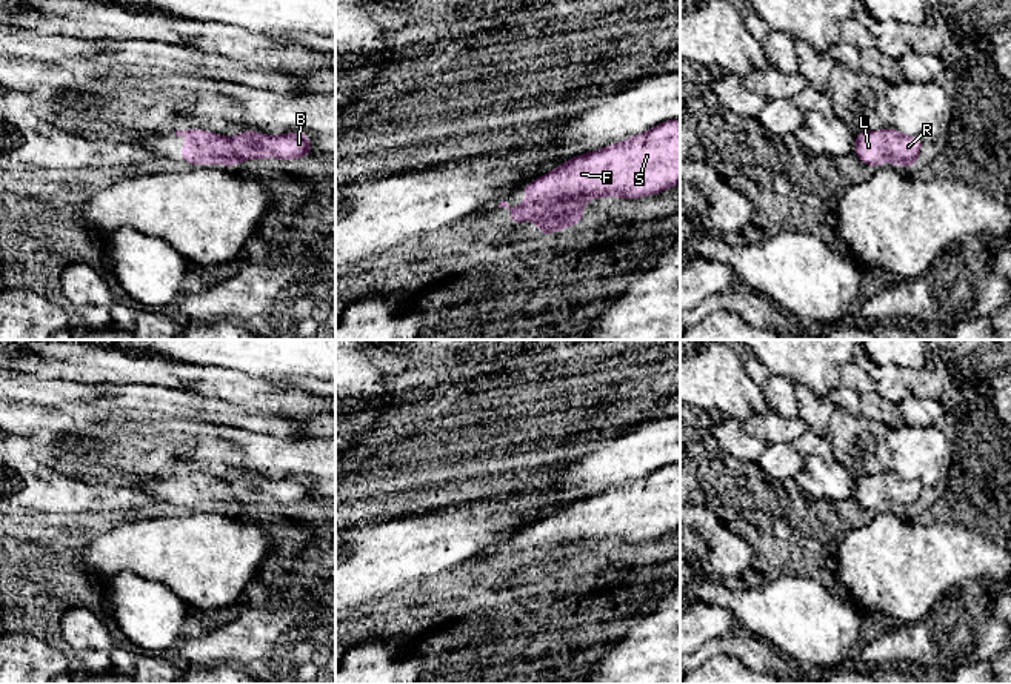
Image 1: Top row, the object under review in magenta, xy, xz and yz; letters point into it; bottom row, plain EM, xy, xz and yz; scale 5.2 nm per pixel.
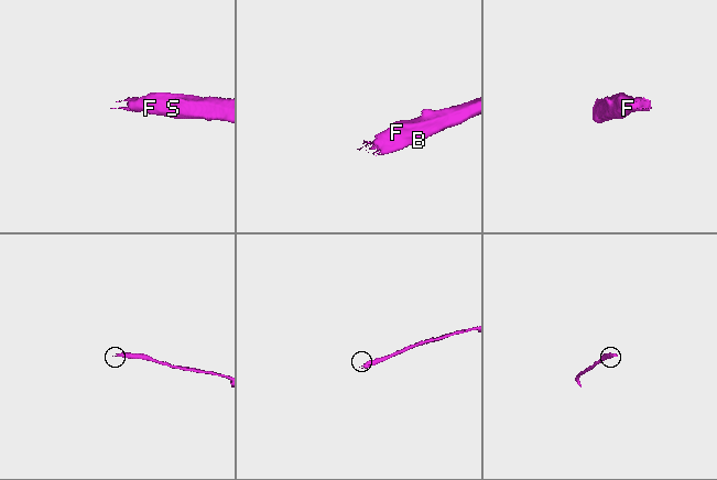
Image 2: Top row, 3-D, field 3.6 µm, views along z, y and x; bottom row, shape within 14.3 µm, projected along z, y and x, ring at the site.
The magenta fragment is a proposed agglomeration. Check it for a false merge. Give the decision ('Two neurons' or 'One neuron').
One neuron

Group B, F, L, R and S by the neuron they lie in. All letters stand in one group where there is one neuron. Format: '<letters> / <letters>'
B F L R S

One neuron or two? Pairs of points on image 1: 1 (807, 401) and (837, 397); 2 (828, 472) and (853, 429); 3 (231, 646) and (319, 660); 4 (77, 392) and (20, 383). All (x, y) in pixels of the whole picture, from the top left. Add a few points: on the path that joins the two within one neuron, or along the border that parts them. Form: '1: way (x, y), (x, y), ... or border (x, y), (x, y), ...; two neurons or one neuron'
1: border (825, 397), (836, 408); two neurons
2: border (836, 460), (854, 477); two neurons
3: way (253, 646), (280, 646), (297, 654); one neuron
4: way (63, 392), (34, 391); one neuron

